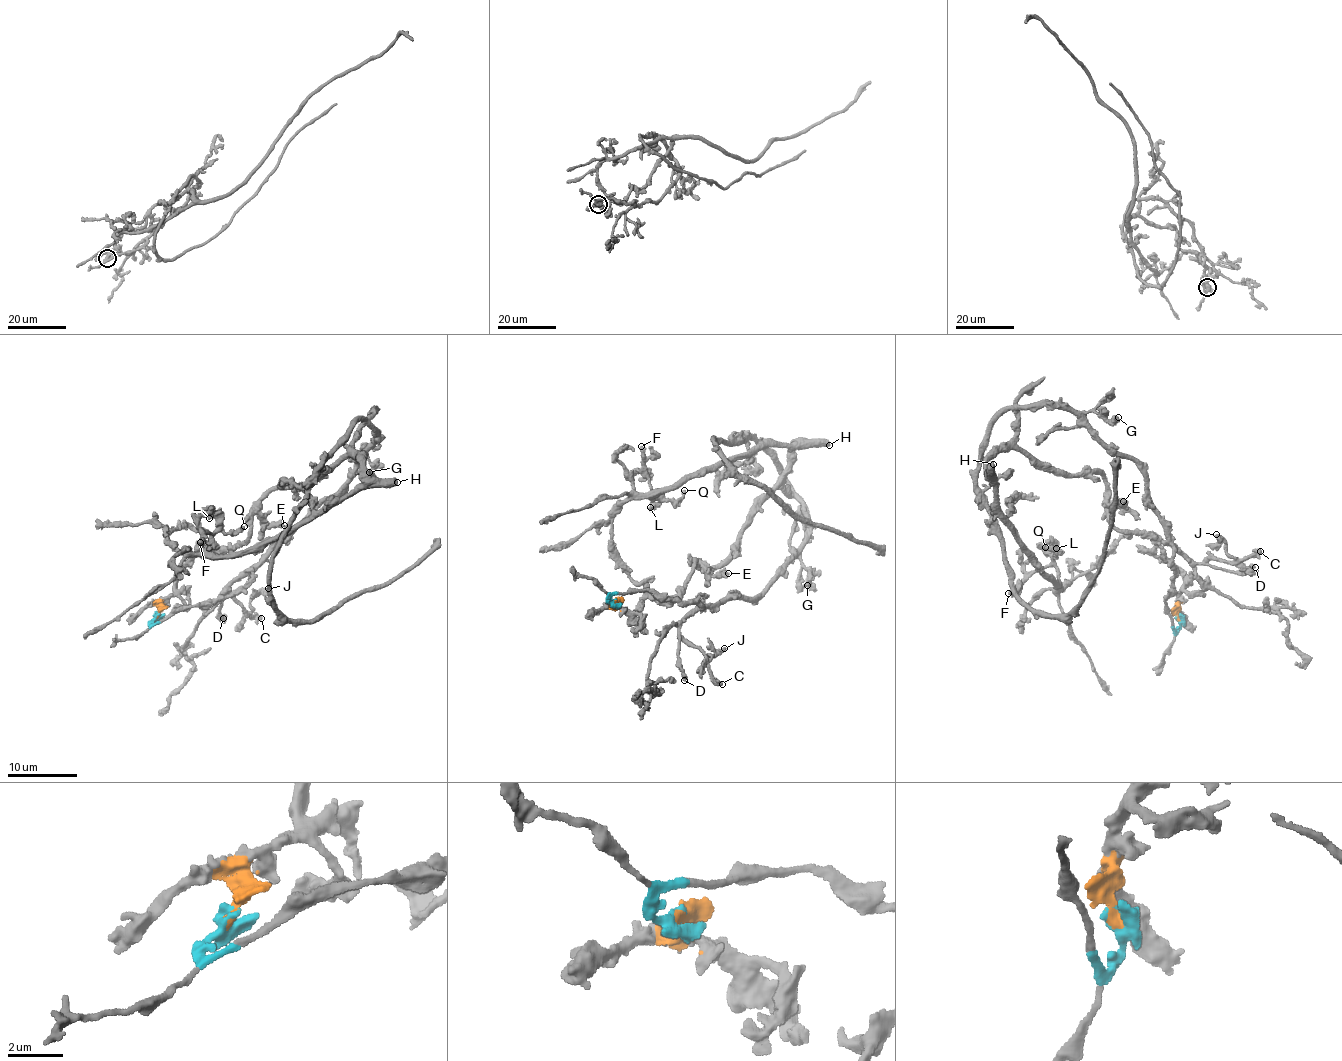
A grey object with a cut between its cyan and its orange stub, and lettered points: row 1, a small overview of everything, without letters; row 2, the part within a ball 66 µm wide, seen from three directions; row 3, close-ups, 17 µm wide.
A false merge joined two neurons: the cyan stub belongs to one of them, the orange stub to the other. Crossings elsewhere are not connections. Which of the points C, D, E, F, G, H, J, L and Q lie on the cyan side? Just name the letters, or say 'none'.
C, D, G, J

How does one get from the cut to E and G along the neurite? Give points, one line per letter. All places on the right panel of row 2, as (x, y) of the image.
E: (1179, 619), (1179, 593), (1184, 578), (1153, 551), (1154, 539), (1116, 529), (1108, 507), (1123, 504), (1123, 501)
G: (1179, 619), (1174, 628), (1165, 601), (1174, 544), (1149, 483), (1084, 415), (1118, 417)

